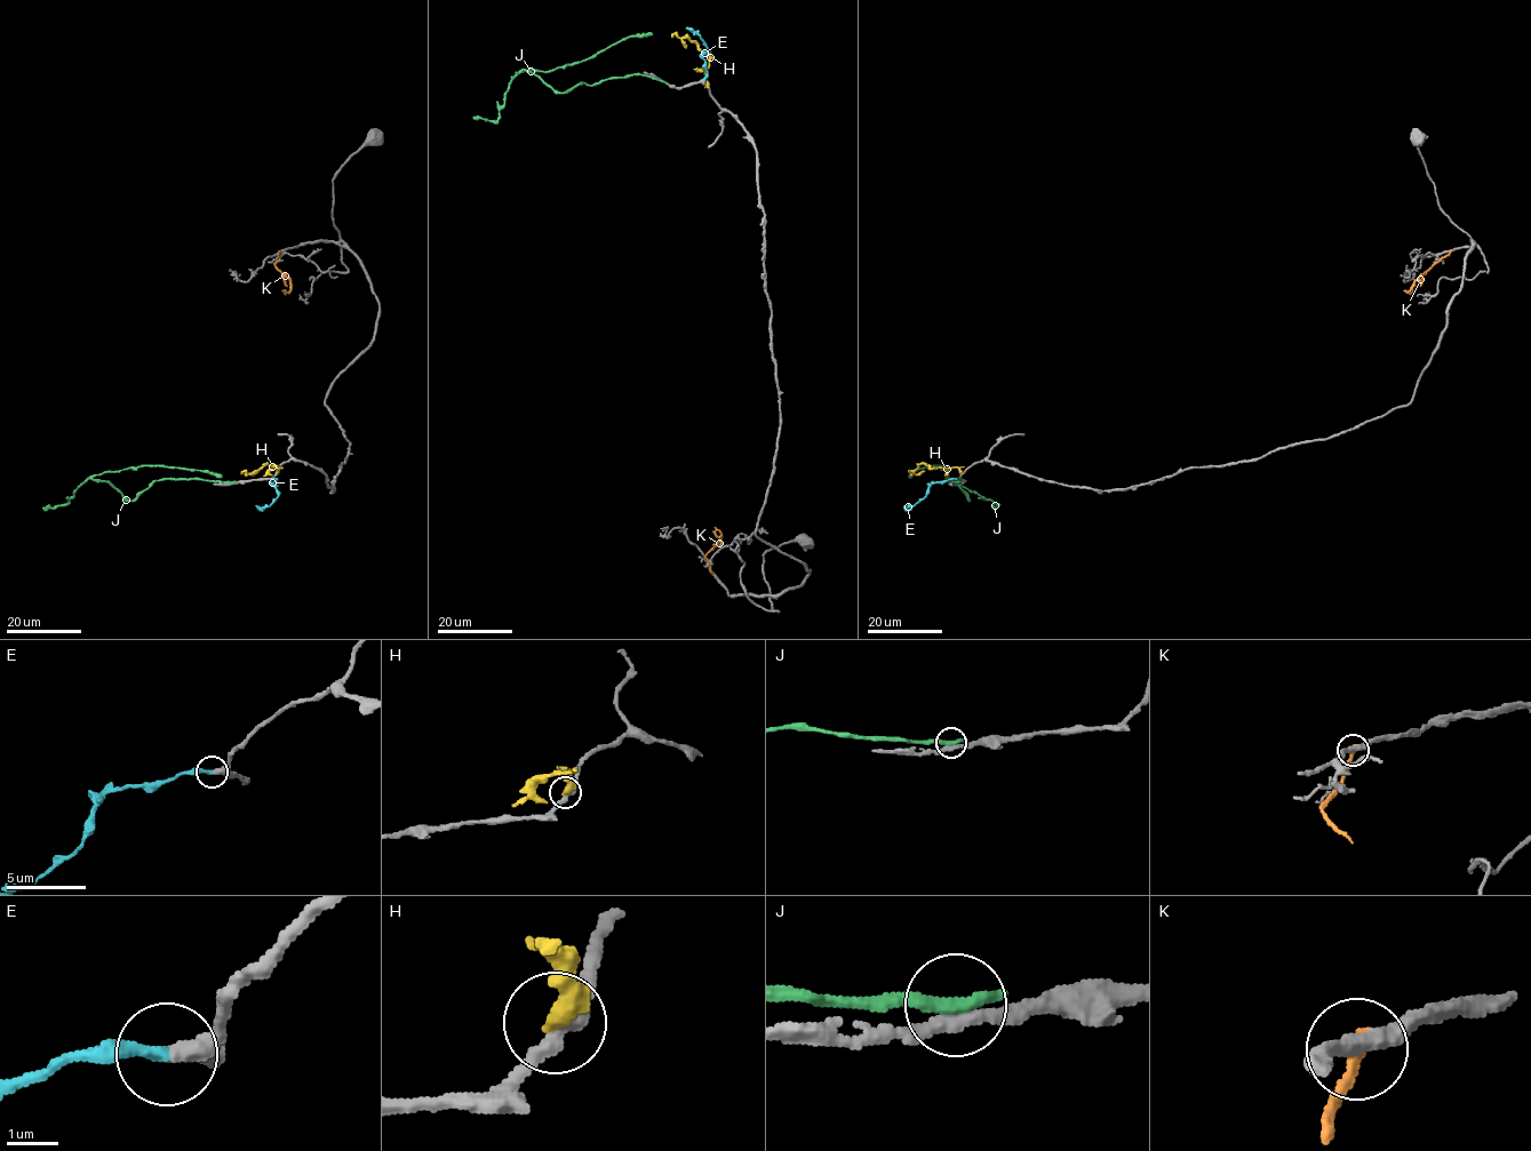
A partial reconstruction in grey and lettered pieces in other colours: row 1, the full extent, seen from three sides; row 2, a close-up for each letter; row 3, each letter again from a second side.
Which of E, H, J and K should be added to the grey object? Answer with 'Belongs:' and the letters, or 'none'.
Belongs: E

